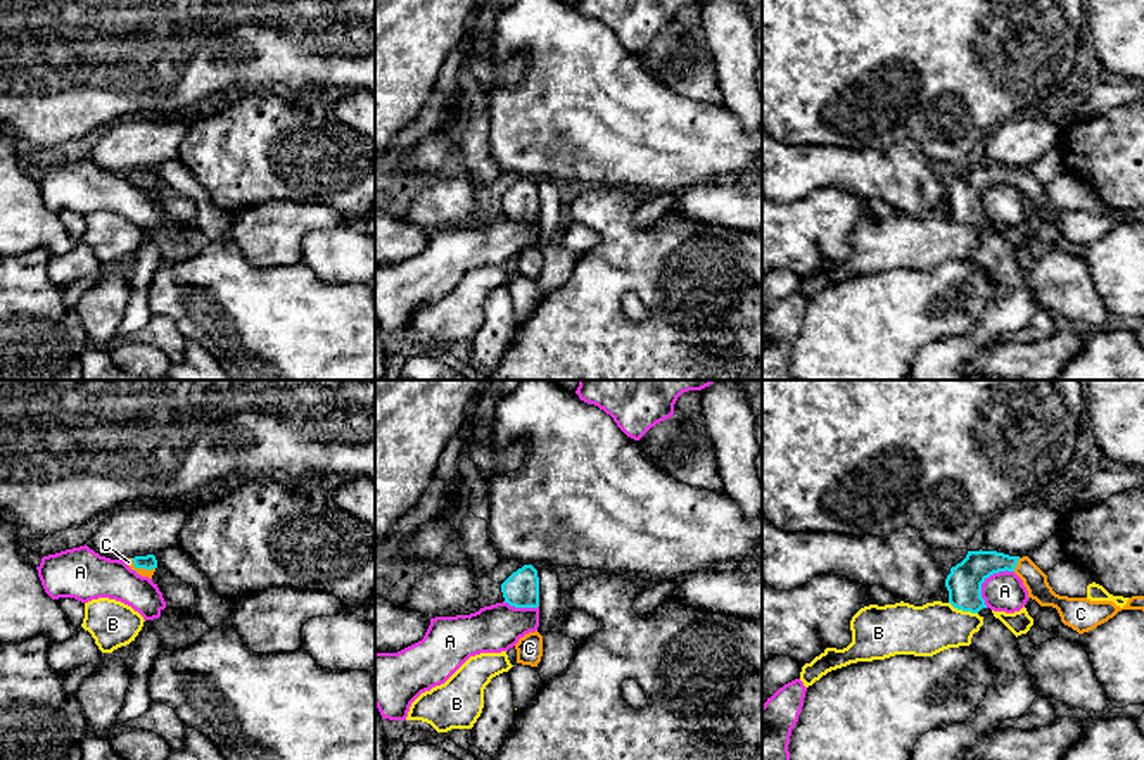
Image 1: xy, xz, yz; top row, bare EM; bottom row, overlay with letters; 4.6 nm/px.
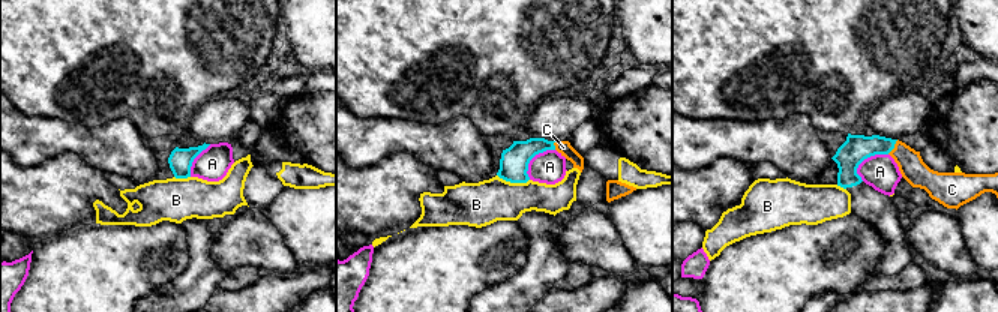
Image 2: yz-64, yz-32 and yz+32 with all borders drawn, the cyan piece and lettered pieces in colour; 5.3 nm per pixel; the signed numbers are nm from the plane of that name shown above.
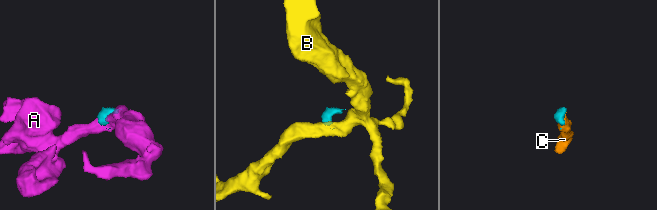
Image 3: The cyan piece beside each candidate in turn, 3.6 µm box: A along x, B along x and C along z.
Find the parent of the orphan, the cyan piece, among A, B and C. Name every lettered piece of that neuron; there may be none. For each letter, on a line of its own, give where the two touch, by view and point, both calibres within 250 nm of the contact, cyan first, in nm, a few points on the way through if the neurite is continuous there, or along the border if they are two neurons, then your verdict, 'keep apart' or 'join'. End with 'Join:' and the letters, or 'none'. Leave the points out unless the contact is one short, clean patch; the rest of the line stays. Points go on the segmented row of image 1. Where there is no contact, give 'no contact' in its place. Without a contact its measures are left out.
A: yz (984, 581) | 160/190 nm | along yz (1013, 570), (994, 572), (982, 584), (985, 607) | keep apart
B: yz (963, 610) | 160/240 nm | along yz (949, 601), (958, 608), (977, 614) | keep apart
C: xy (142, 567) | 70/40 nm | across xy (149, 562), (142, 567), (128, 562) | join
Join: C

